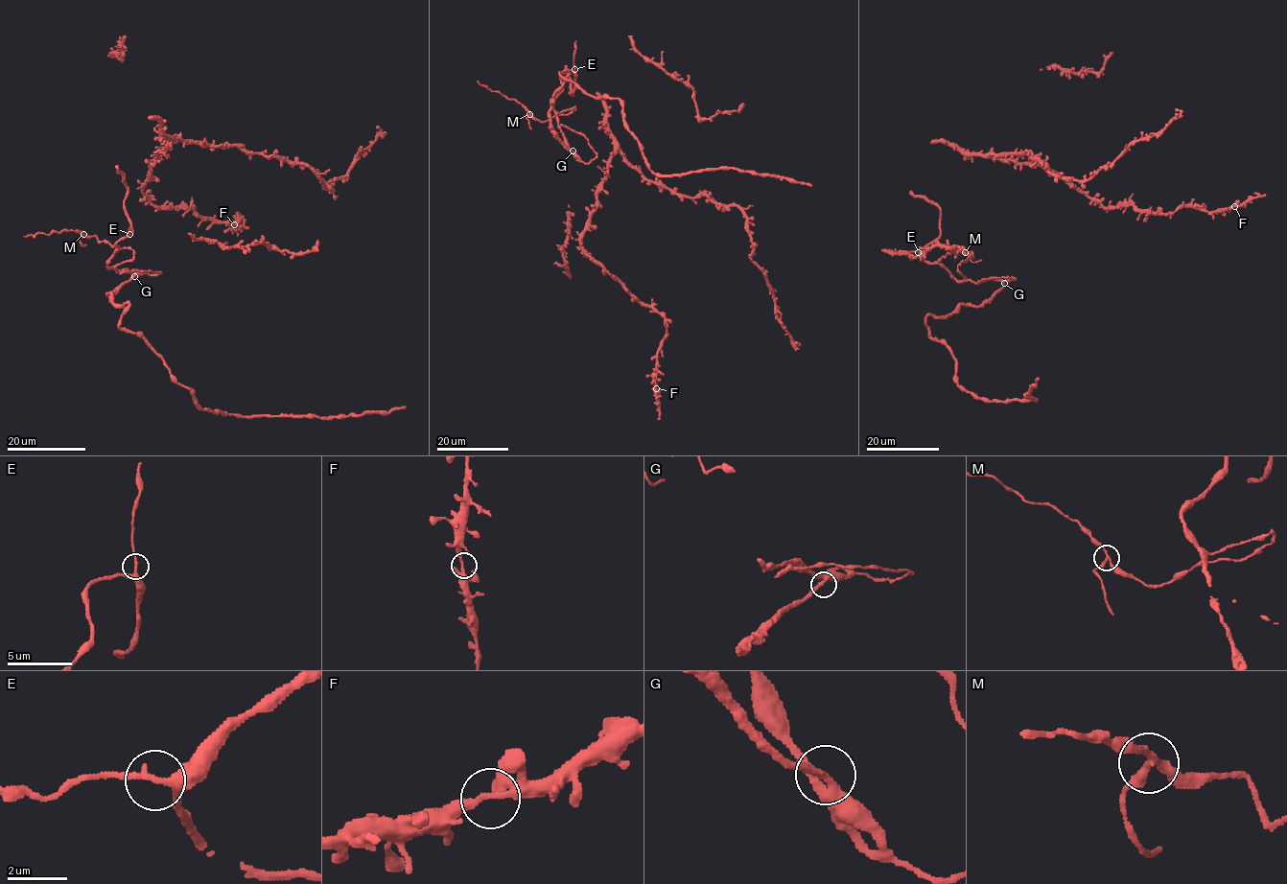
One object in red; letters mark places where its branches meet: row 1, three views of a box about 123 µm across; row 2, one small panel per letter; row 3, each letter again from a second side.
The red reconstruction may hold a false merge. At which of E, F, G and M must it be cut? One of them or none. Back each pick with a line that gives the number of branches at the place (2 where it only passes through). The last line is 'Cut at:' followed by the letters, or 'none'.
M: 3
Cut at: M

